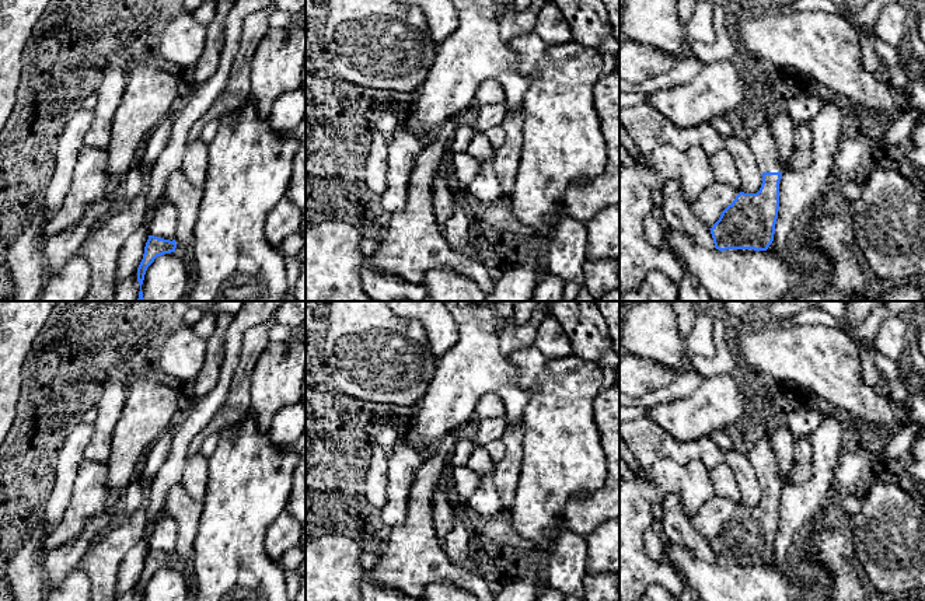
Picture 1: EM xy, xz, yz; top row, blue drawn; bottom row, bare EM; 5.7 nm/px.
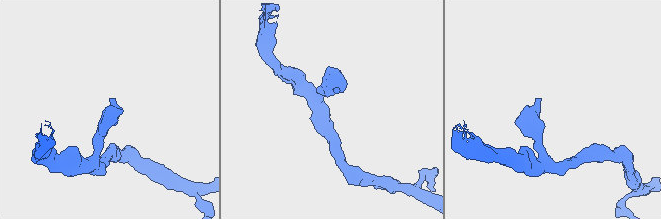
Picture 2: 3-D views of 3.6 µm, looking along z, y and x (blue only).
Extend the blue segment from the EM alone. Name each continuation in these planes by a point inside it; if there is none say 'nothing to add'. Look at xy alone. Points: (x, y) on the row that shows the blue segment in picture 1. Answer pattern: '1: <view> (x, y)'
nothing to add

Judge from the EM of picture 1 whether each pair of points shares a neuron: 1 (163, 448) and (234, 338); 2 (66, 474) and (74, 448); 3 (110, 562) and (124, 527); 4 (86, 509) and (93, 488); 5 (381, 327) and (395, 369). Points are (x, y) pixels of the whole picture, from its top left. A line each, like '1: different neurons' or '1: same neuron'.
1: different neurons
2: same neuron
3: same neuron
4: same neuron
5: same neuron

